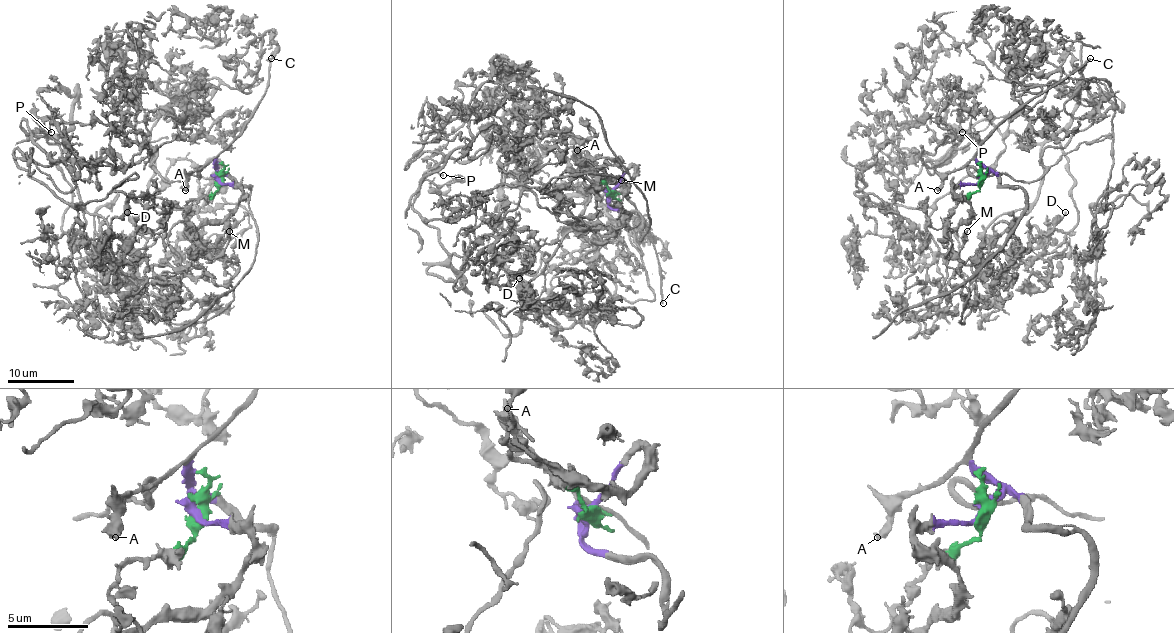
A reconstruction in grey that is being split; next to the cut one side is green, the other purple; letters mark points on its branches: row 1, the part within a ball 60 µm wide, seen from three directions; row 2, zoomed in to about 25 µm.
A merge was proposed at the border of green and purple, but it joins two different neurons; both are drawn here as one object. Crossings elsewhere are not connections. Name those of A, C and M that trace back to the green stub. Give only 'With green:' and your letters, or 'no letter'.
With green: M

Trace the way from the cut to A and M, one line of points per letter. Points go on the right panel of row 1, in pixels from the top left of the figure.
A: (979, 179), (985, 169), (970, 159), (947, 175), (937, 190)
M: (980, 179), (980, 187), (956, 204), (944, 220), (949, 227), (949, 242), (944, 247), (949, 258), (967, 230)

